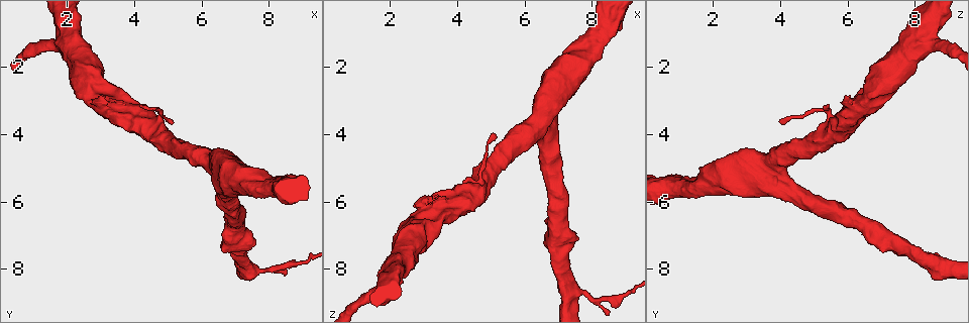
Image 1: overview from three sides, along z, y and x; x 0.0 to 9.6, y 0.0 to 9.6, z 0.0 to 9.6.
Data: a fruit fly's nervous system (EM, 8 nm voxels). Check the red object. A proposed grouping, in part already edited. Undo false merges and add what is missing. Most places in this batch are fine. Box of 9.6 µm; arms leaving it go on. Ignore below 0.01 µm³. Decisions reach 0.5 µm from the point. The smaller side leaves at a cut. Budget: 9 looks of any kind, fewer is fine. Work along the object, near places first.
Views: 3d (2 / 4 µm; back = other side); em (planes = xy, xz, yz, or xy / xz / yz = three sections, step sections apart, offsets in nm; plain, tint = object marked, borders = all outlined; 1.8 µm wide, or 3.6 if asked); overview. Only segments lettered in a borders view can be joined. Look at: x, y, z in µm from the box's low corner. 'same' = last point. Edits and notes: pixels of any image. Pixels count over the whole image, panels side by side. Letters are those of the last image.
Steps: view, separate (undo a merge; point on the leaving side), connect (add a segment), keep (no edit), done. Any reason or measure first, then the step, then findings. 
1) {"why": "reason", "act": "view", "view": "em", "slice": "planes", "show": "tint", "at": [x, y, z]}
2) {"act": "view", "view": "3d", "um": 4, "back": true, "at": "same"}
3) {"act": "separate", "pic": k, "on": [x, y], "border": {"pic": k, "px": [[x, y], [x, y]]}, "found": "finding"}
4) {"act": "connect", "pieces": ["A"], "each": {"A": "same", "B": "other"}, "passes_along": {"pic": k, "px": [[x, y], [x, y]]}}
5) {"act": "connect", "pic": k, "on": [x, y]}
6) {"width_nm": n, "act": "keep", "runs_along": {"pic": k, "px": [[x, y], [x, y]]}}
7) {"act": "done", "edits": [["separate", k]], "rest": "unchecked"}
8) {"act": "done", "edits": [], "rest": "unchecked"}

{"why": "branch stops here", "act": "view", "view": "3d", "um": 4, "at": [5.10, 3.60, 3.95]}

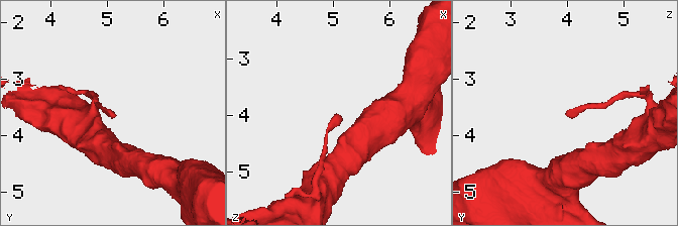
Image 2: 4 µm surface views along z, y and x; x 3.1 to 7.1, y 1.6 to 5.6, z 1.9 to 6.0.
{"act": "view", "view": "em", "slice": "planes", "show": "borders", "at": [5.10, 3.60, 3.95]}

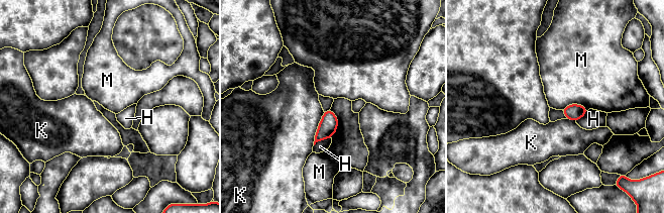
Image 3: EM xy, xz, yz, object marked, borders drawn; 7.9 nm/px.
{"width_nm": 140, "longest_contact_nm": ["K", 280], "act": "keep", "each": {"H": "other", "K": "other", "M": "other"}, "found": "none of them fits"}

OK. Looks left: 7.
{"why": "branch stops here", "act": "view", "view": "3d", "um": 4, "back": true, "at": [4.15, 3.10, 5.50]}

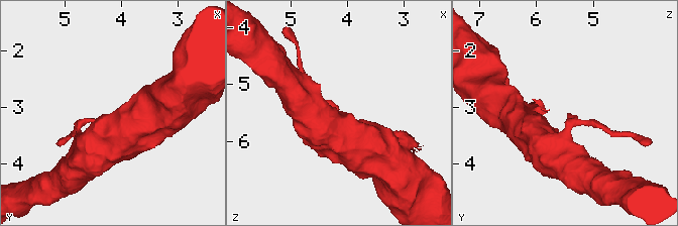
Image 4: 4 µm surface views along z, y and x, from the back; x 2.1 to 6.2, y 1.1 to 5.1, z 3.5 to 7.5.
{"act": "view", "view": "em", "slice": "planes", "show": "plain", "at": [4.15, 3.15, 5.45]}

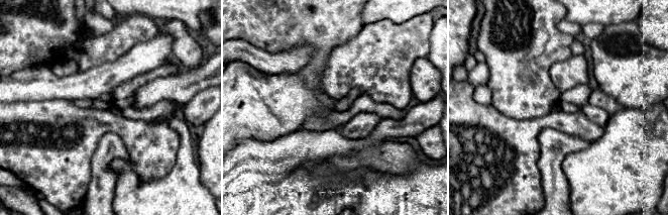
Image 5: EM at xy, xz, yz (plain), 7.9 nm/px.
{"act": "view", "view": "em", "slice": "planes", "show": "borders", "at": "same"}

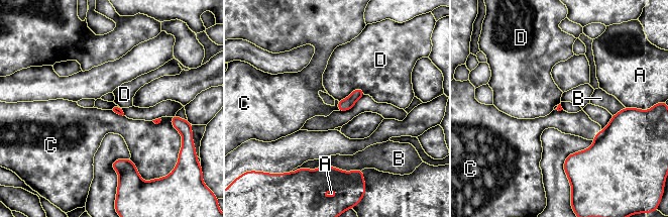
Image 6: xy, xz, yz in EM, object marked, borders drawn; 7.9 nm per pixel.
{"act": "keep", "each": {"A": "other", "B": "other", "C": "other", "D": "other"}, "found": "no lettered segment goes on from it"}

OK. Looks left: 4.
{"why": "thick turns thin", "act": "view", "view": "3d", "um": 4, "at": [1.90, 1.30, 8.40]}

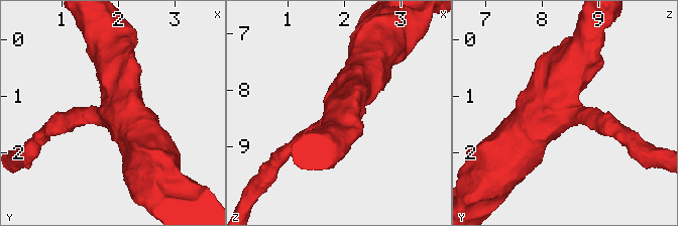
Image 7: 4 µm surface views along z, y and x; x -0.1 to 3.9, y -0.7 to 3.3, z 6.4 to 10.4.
{"why": "need the tissue", "act": "view", "view": "em", "um": 3.6, "slice": "planes", "show": "tint", "at": [1.85, 1.35, 8.35]}

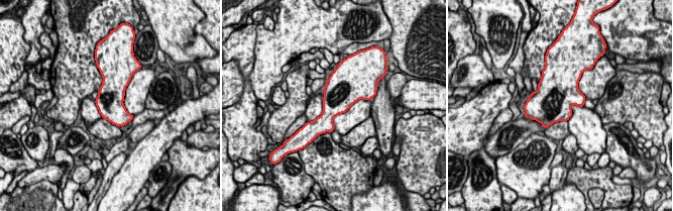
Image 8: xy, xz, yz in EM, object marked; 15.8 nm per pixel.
{"why": "see the neighbours", "act": "view", "view": "em", "um": 3.6, "slice": "planes", "show": "borders", "at": "same"}

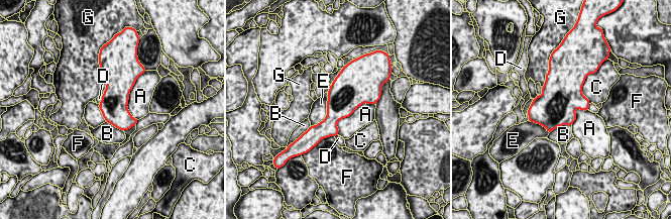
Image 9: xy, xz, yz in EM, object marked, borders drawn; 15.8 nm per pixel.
{"act": "keep", "each": {"A": "other", "B": "other", "C": "other", "D": "other", "E": "other", "F": "other", "G": "other"}, "found": "continuous, no second neuron"}

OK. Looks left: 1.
{"act": "done", "edits": [], "rest": "unchecked"}

